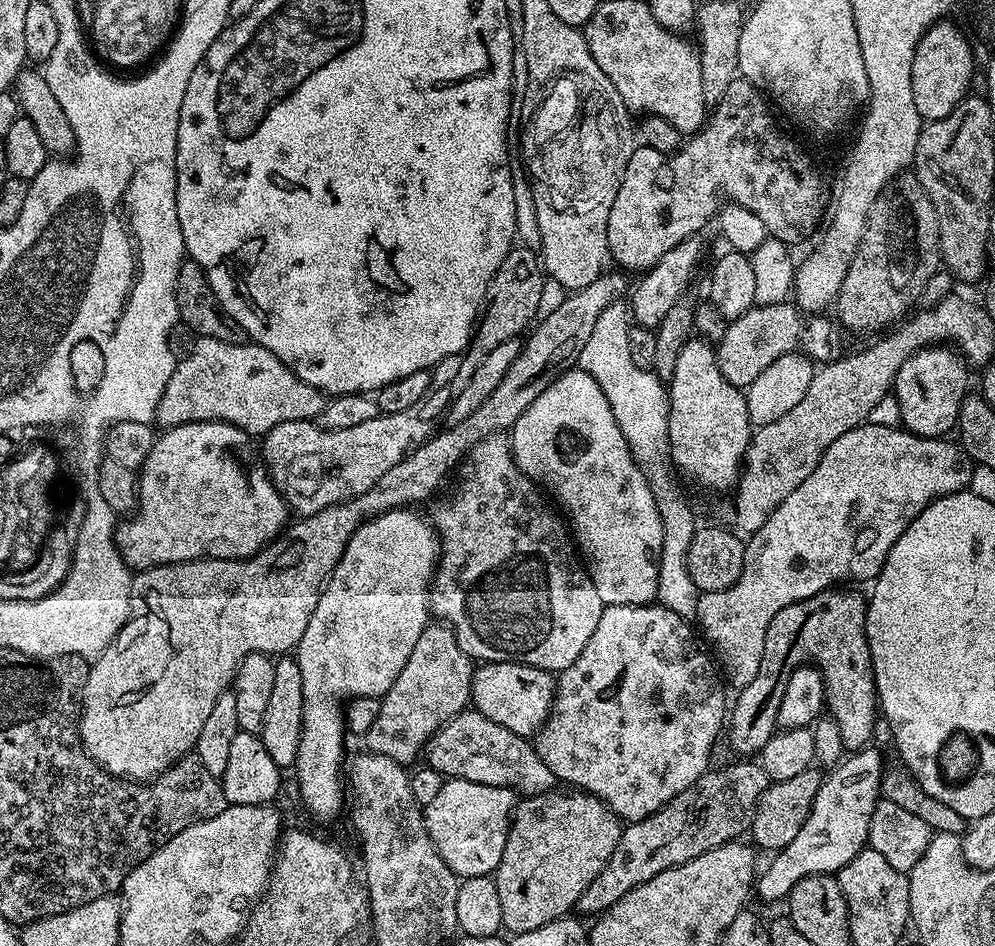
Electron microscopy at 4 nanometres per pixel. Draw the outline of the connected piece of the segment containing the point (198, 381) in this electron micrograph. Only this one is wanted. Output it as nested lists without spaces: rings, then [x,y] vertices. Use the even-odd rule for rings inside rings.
[[[205,336],[199,337],[195,342],[197,344],[189,350],[185,360],[177,359],[176,369],[170,374],[170,380],[162,391],[154,419],[157,425],[164,424],[160,426],[170,429],[179,424],[217,420],[223,424],[238,426],[249,434],[263,434],[282,422],[315,421],[316,416],[322,414],[326,403],[324,393],[302,382],[302,378],[295,376],[281,360],[274,358],[274,354],[270,354],[270,350],[266,350],[261,344],[231,344]]]

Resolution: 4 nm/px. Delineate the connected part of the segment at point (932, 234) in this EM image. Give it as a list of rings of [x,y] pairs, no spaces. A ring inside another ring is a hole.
[[[901,175],[889,182],[878,194],[874,206],[870,206],[866,230],[850,262],[850,270],[842,282],[840,293],[834,301],[837,316],[835,319],[839,327],[844,330],[849,328],[852,332],[876,332],[875,334],[891,329],[917,307],[916,300],[918,304],[925,288],[928,287],[928,279],[936,273],[941,264],[940,227],[934,202],[928,197],[923,186],[916,181],[915,175]]]

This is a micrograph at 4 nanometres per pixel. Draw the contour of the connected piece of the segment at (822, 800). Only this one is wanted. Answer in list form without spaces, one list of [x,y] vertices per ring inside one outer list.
[[[869,746],[863,750],[853,751],[821,779],[820,789],[814,798],[814,806],[810,810],[806,822],[802,822],[802,830],[798,830],[794,842],[787,844],[785,848],[780,849],[769,859],[772,861],[769,862],[768,869],[765,872],[763,869],[759,873],[754,884],[758,896],[760,892],[760,896],[764,900],[783,901],[790,894],[792,887],[802,878],[839,873],[840,868],[846,866],[846,862],[850,862],[850,858],[854,858],[854,854],[858,854],[866,847],[870,818],[876,809],[876,801],[881,795],[882,767],[880,768],[880,756],[875,750],[877,751],[875,747]]]

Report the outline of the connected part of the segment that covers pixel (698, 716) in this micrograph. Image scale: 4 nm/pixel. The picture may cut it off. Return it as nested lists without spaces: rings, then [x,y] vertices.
[[[659,602],[638,606],[609,604],[604,607],[602,618],[598,618],[598,626],[594,629],[594,638],[590,638],[590,642],[586,642],[582,654],[578,654],[576,661],[565,672],[559,673],[552,710],[548,714],[547,722],[540,727],[540,731],[534,737],[536,753],[540,755],[542,762],[546,762],[546,766],[550,766],[557,781],[564,783],[565,780],[568,783],[565,785],[571,786],[573,789],[591,792],[599,800],[604,801],[620,817],[621,821],[631,822],[646,818],[658,810],[662,810],[662,806],[666,806],[666,802],[670,802],[675,796],[682,794],[682,790],[694,786],[694,782],[698,782],[698,778],[709,771],[708,759],[712,756],[712,747],[715,746],[719,736],[721,739],[722,727],[726,722],[725,685],[722,683],[721,673],[718,671],[713,657],[707,651],[704,653],[700,649],[701,641],[694,628],[694,633],[692,633],[691,627],[693,628],[693,625],[685,617],[674,614],[674,610],[665,608]]]

